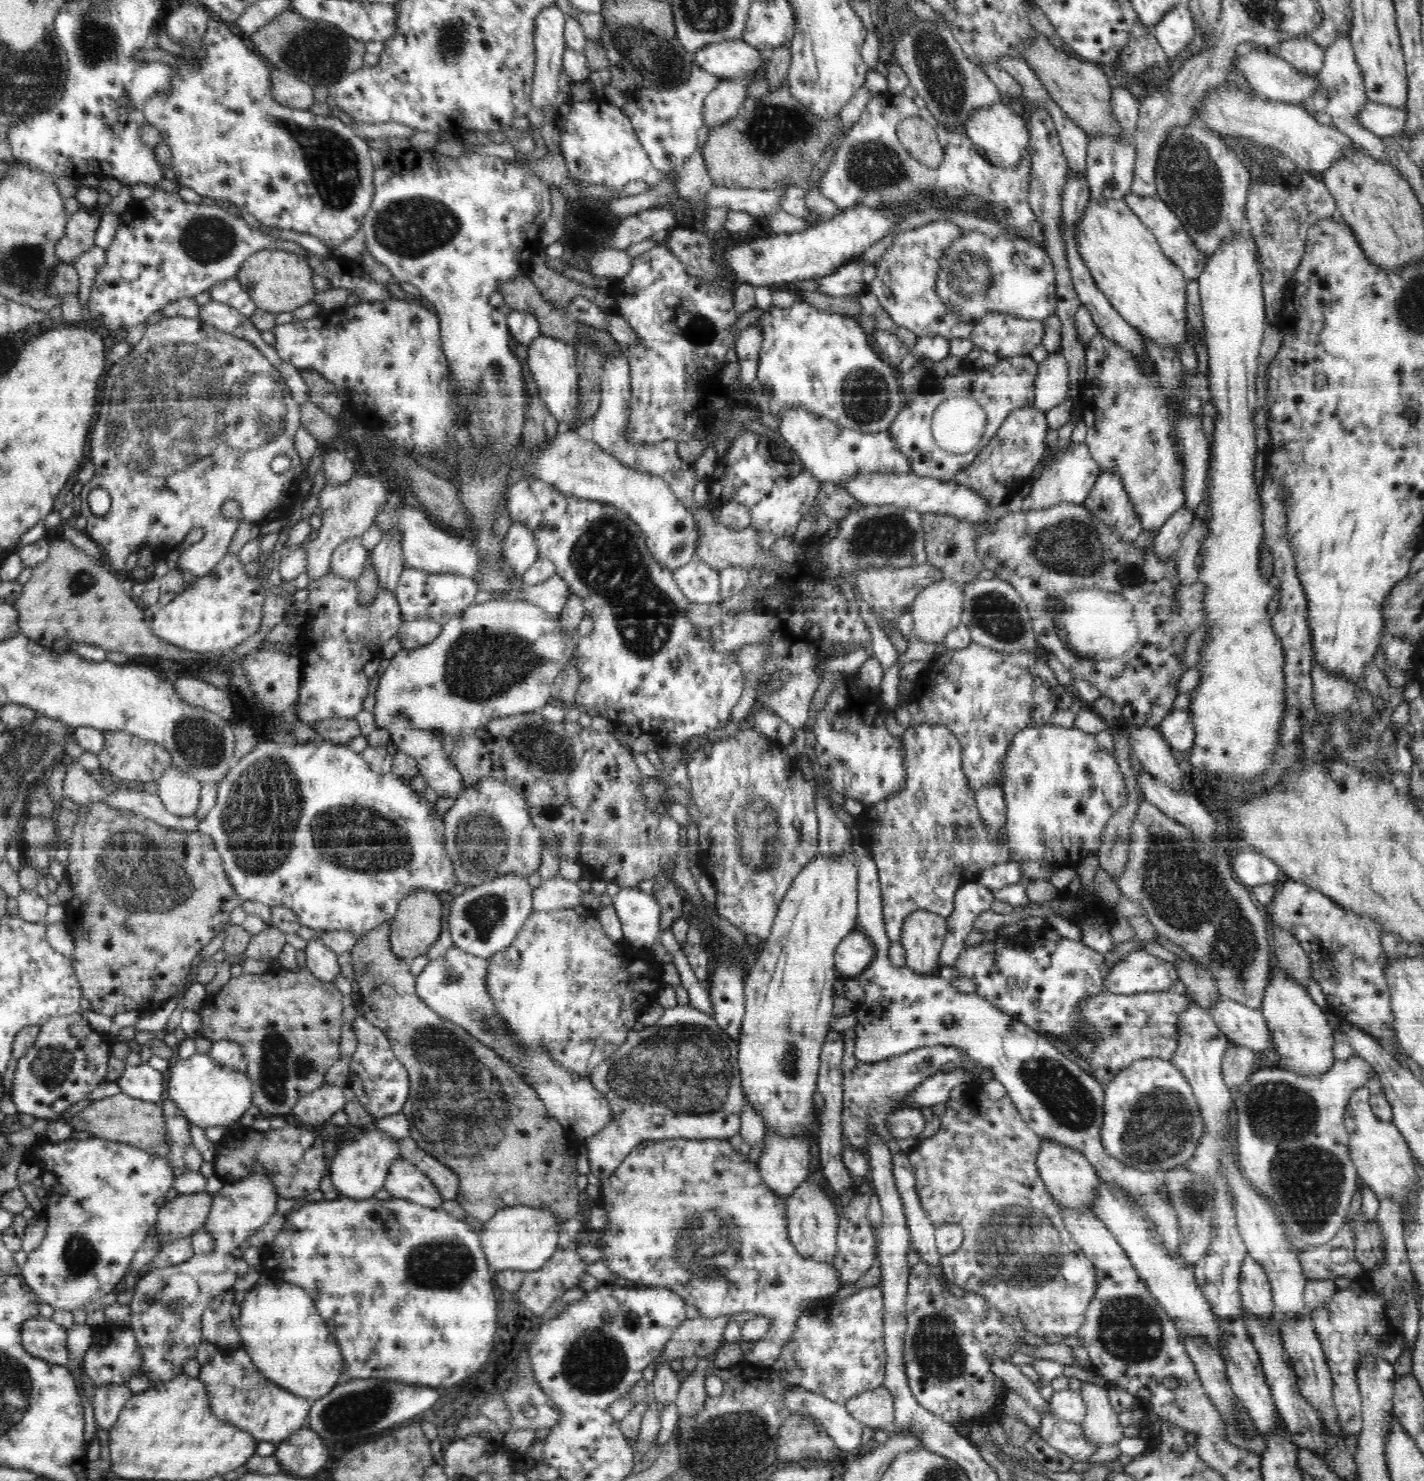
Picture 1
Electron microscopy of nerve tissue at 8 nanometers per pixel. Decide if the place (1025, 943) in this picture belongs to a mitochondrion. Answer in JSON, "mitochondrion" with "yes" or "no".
{"mitochondrion":"no"}

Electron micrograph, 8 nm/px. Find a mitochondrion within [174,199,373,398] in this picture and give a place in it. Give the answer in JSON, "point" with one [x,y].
{"point":[206,239]}

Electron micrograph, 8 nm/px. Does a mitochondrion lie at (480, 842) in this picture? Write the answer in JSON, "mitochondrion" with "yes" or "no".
{"mitochondrion":"yes"}

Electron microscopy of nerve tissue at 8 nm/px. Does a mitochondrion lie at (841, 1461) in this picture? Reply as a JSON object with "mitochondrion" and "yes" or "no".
{"mitochondrion":"no"}

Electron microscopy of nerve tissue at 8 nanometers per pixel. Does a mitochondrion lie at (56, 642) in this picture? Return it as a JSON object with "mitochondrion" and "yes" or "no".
{"mitochondrion":"yes"}

